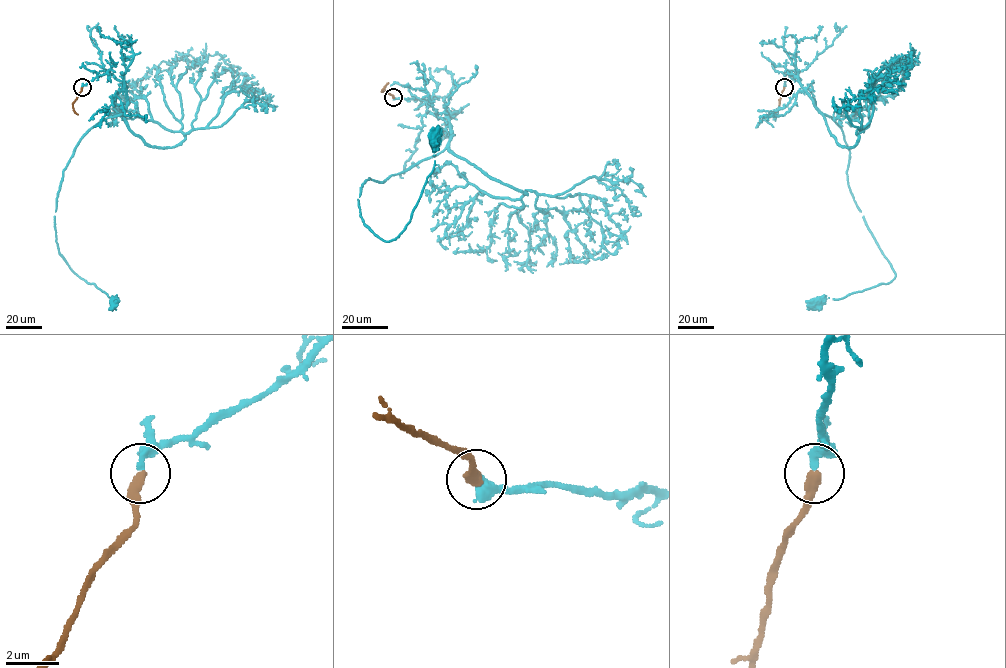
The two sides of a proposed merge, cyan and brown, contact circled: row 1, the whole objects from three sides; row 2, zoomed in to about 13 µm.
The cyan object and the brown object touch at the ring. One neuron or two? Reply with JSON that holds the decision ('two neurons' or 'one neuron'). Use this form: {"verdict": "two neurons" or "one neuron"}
{"verdict": "two neurons"}

